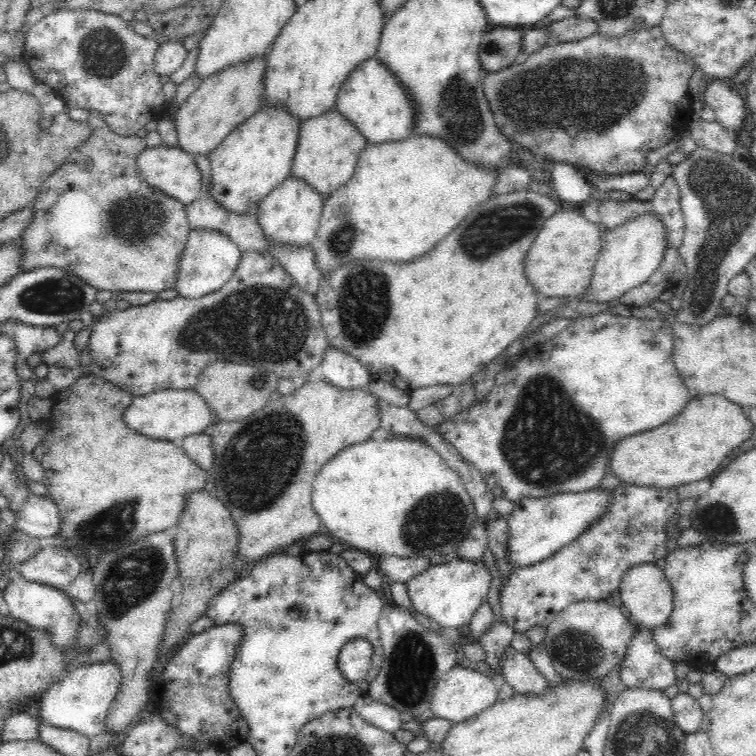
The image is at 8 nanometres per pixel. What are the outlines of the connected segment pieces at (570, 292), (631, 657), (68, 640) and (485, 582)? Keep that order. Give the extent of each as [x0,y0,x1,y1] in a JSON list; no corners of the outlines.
[[522,207,604,299],[619,625,677,692],[1,568,80,648],[405,556,490,629]]

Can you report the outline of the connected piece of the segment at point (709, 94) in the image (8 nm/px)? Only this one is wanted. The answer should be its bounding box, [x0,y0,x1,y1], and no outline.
[704,78,747,136]

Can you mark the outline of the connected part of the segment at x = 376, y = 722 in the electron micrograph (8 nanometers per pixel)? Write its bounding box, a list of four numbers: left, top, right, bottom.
[352,693,405,734]

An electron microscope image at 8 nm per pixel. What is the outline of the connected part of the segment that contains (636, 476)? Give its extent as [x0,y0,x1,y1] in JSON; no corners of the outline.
[608,395,752,489]

